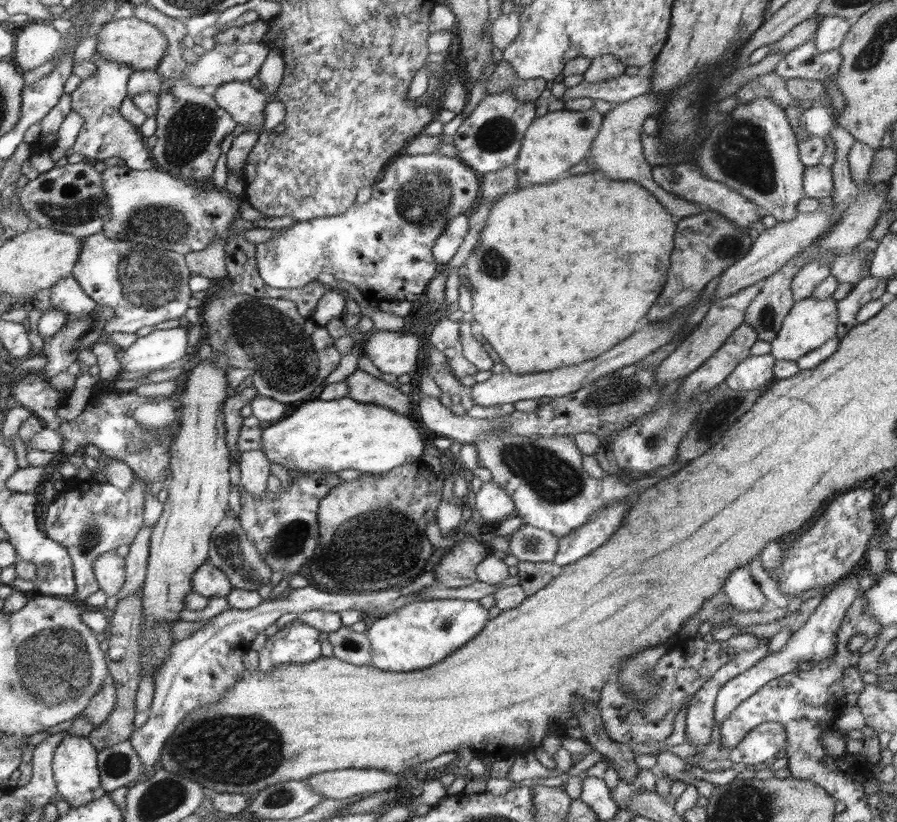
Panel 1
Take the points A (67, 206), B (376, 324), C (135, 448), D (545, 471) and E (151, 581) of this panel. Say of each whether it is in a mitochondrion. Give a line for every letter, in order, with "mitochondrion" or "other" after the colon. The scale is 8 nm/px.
A: mitochondrion
B: other
C: mitochondrion
D: mitochondrion
E: other

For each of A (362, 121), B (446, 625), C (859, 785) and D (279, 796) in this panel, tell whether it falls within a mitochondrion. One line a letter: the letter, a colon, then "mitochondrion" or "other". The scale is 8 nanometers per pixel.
A: other
B: other
C: other
D: mitochondrion

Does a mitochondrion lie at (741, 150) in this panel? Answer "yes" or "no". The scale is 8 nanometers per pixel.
yes

